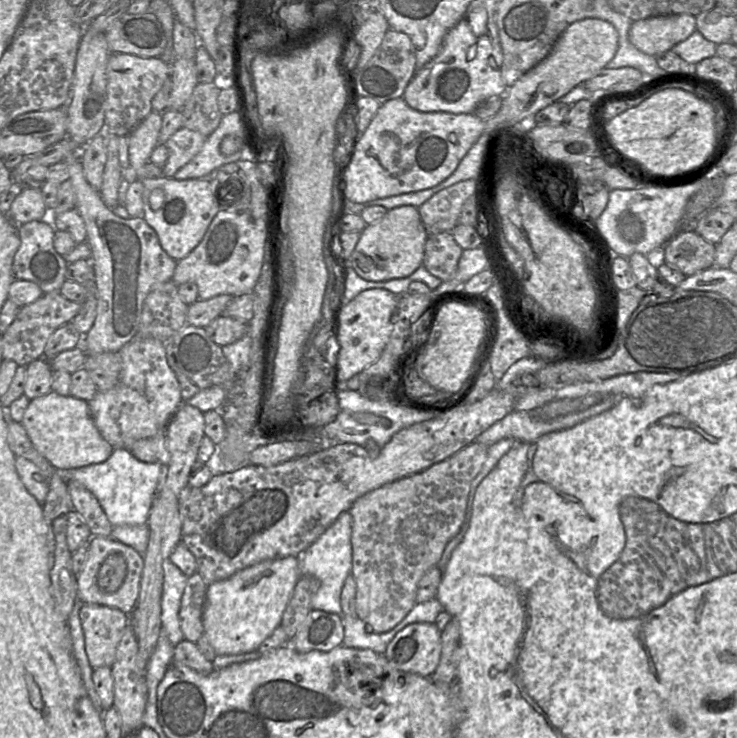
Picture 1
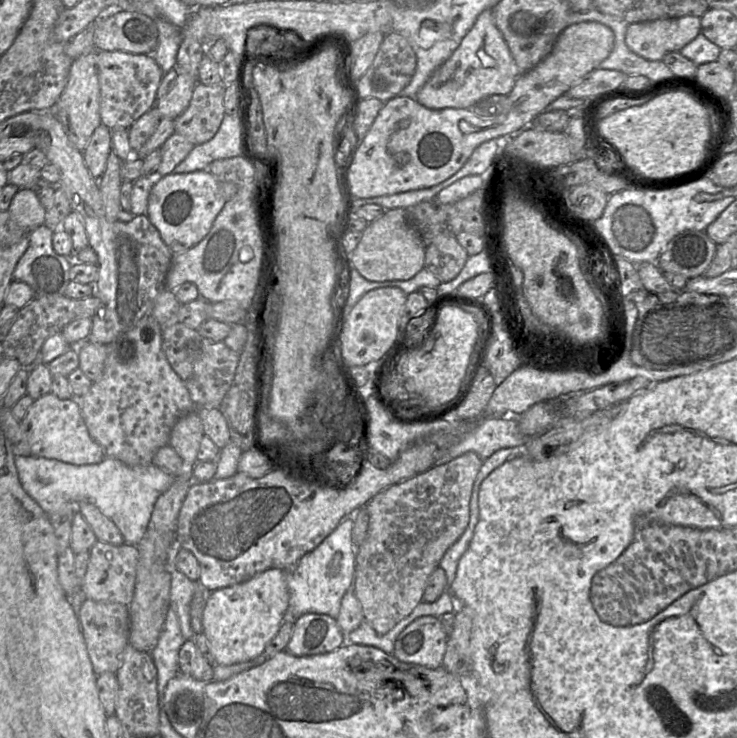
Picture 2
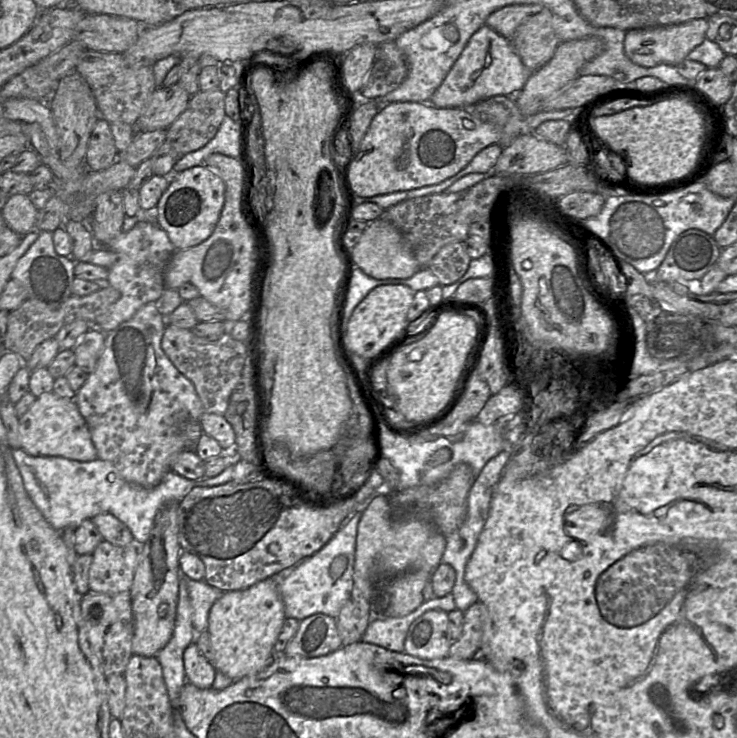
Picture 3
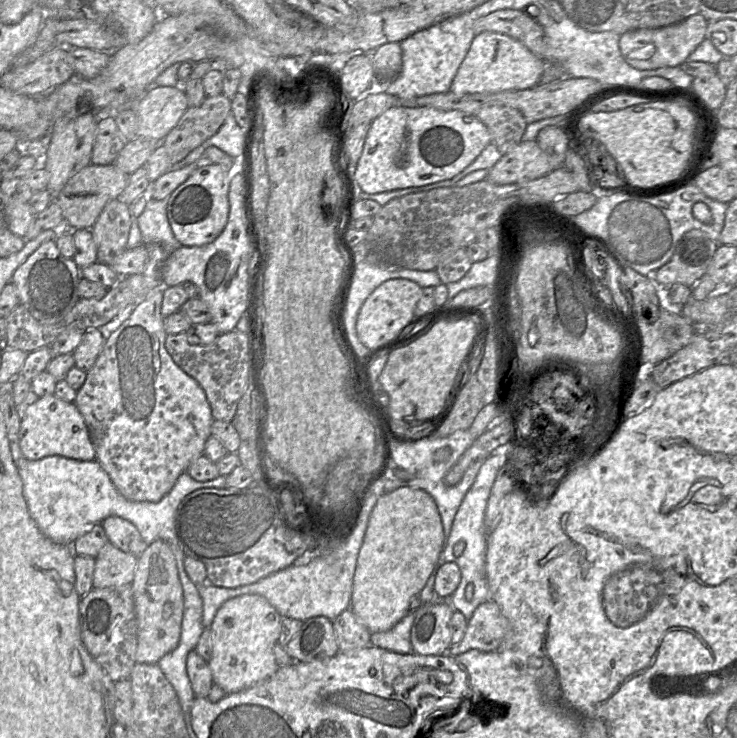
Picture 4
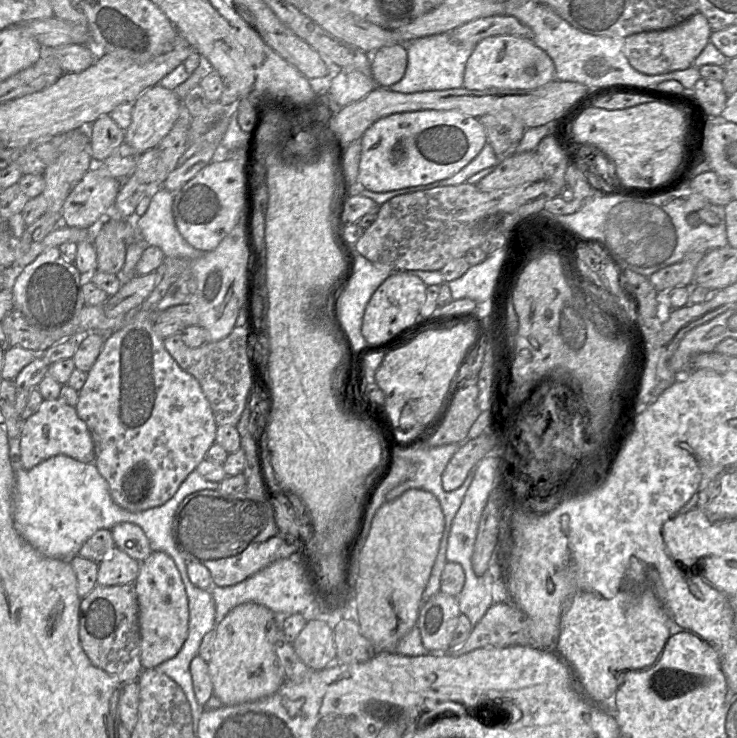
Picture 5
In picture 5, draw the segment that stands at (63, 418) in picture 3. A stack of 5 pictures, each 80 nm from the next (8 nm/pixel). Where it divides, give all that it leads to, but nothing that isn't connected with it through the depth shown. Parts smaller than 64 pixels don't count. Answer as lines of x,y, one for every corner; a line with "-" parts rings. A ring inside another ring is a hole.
43,399
37,410
22,422
19,435
20,459
25,469
59,454
72,457
83,463
94,463
95,451
90,431
79,418
74,406
58,399

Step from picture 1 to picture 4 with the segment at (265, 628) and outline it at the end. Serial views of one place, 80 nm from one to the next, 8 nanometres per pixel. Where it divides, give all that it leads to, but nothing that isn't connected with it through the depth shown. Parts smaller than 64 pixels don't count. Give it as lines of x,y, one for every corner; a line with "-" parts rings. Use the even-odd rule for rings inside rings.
242,595
226,601
210,627
212,655
208,662
213,683
227,694
240,692
270,678
278,669
274,647
281,633
282,616
260,595

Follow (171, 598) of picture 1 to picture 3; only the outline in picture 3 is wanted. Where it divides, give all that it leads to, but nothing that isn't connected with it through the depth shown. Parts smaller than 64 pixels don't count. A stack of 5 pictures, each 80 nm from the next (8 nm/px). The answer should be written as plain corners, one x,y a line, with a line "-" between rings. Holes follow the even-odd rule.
187,578
187,587
193,610
193,629
195,634
200,634
207,631
211,607
224,591
208,585
205,581
195,581
190,578

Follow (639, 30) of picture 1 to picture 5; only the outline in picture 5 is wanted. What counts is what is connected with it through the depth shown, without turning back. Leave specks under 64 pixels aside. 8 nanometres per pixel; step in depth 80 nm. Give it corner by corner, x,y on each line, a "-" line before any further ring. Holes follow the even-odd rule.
697,12
672,28
642,32
626,37
623,52
631,66
643,74
656,75
684,70
693,65
694,60
710,42
711,33
712,29
706,17

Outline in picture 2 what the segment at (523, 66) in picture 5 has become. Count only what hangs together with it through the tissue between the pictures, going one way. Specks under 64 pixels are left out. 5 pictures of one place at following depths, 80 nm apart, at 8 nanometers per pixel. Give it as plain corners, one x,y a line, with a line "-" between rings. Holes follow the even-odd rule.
486,9
479,14
458,48
418,91
415,99
429,109
468,109
485,97
508,95
518,77
519,71
509,47
495,24
493,9

